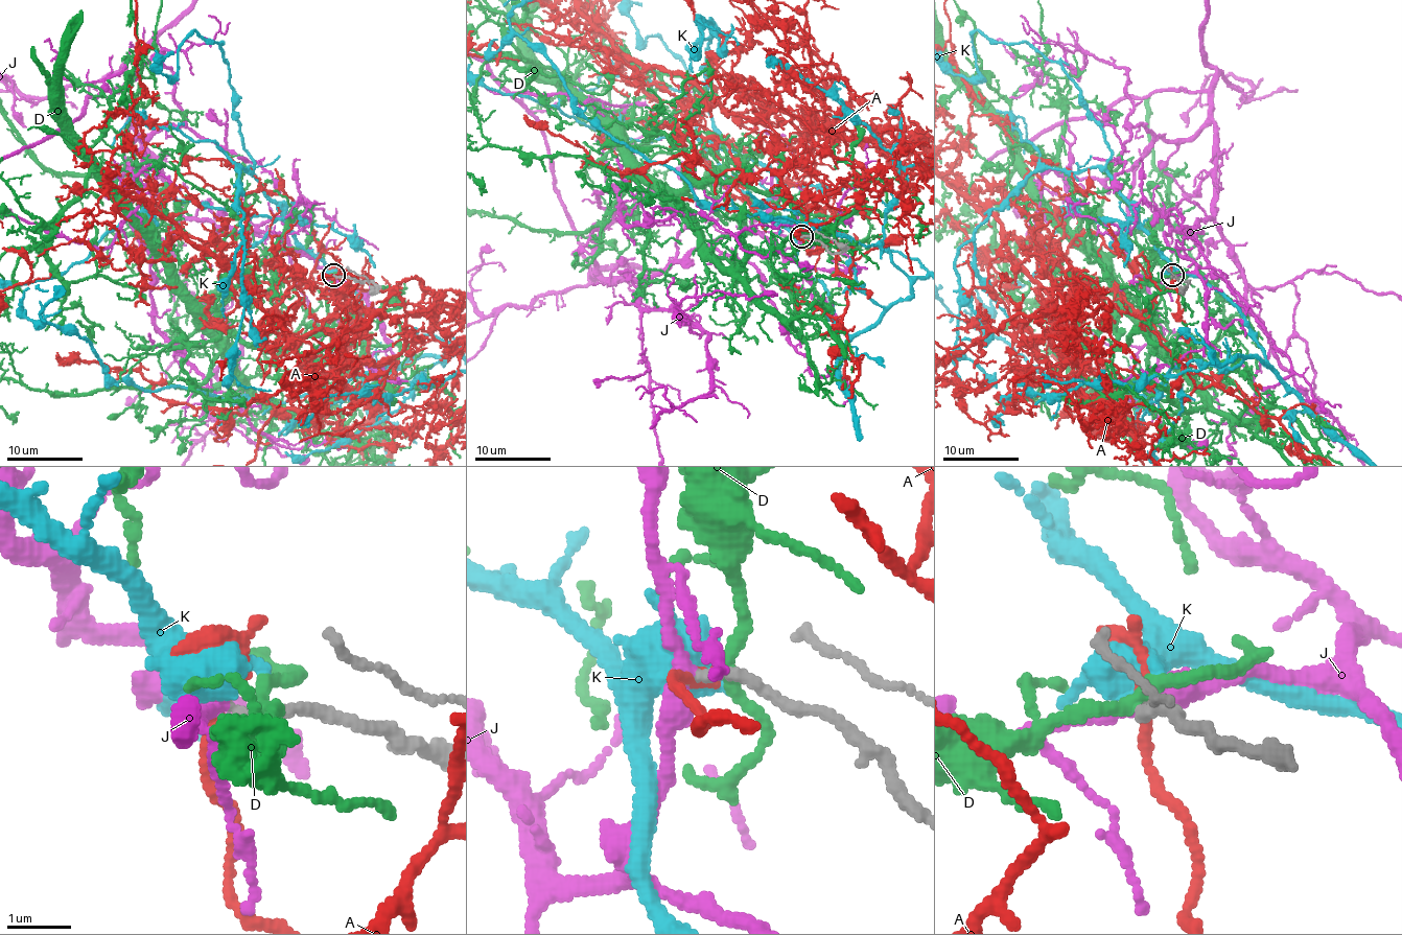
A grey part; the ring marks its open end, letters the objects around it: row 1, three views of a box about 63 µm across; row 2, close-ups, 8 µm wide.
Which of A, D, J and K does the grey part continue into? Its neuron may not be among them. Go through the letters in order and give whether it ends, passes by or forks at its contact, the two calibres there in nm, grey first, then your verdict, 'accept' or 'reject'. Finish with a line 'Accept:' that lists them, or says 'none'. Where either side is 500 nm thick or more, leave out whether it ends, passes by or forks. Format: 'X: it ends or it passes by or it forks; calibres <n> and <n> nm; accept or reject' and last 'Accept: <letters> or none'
A: it passes by; calibres 180 and 170 nm; reject
D: it passes by; calibres 200 and 200 nm; reject
J: it passes by; calibres 180 and 320 nm; accept
K: it forks; calibres 160 and 440 nm; reject
Accept: J

